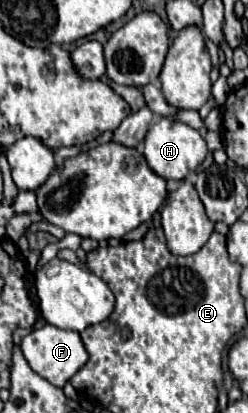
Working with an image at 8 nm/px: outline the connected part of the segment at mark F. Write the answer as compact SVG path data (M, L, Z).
M44 325L42 329L34 329L32 333L28 333L22 339L22 353L28 361L28 365L32 367L32 371L36 371L40 377L50 381L54 387L64 387L70 381L70 377L74 373L78 373L88 361L80 335L76 331L60 329L54 325Z

